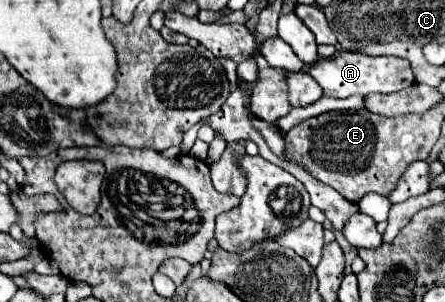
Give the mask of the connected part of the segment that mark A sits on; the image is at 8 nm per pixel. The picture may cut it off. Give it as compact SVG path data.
M340 51L332 59L316 59L306 71L322 87L324 95L346 99L350 95L368 95L368 93L396 93L414 83L410 61L394 55L364 55L358 51Z

